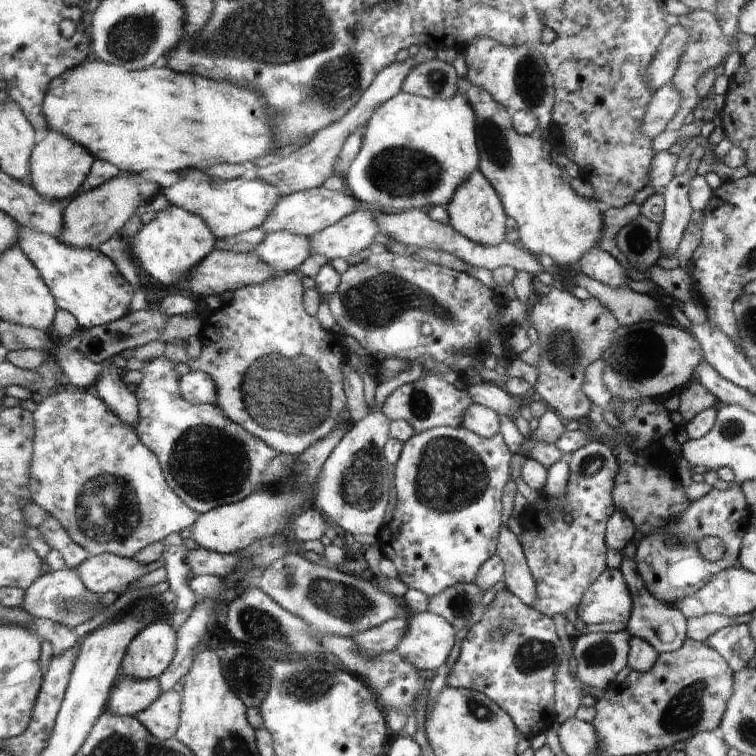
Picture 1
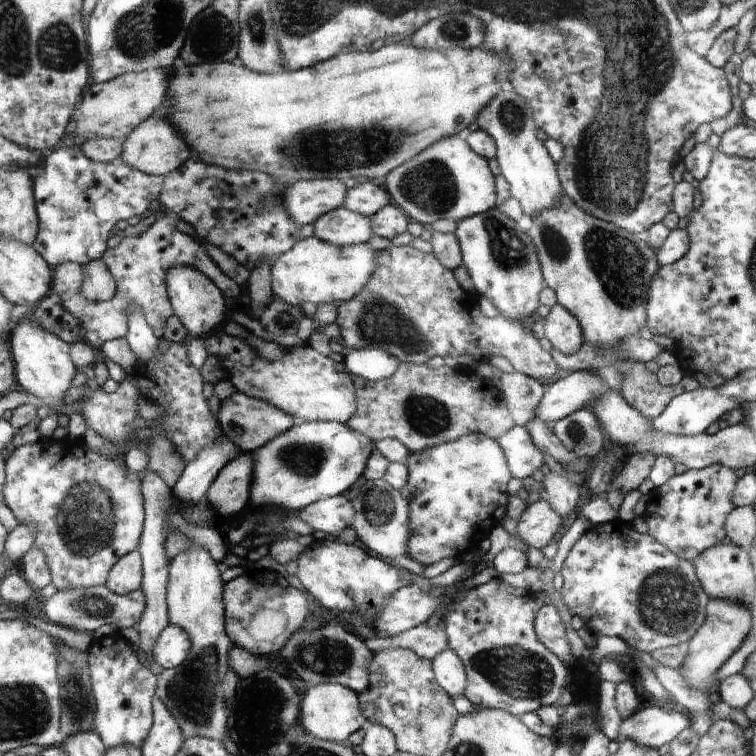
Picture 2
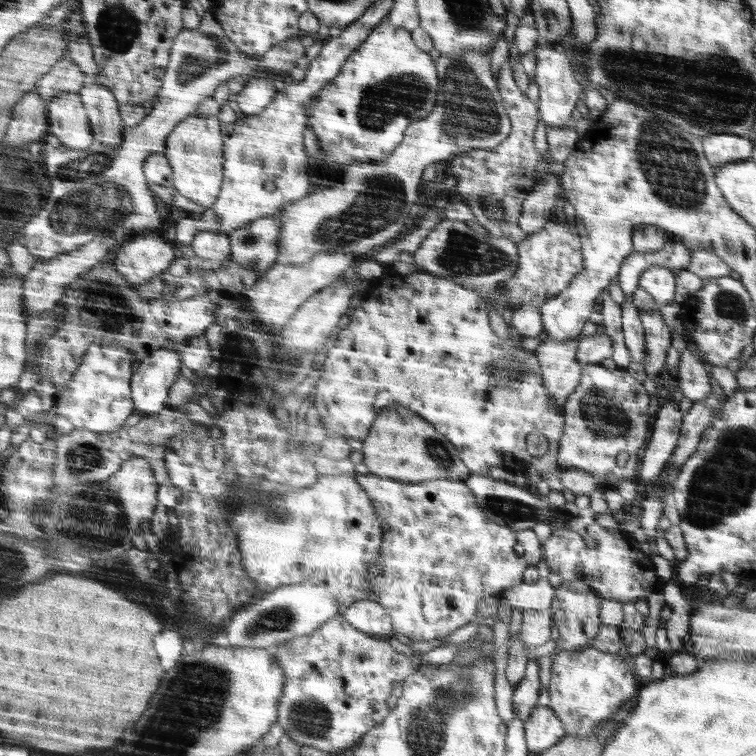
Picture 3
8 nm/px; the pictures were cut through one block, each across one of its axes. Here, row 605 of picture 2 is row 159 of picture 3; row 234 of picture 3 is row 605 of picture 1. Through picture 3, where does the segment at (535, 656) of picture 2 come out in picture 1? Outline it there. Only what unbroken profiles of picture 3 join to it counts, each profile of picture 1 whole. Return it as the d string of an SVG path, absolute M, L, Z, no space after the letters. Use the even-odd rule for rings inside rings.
M507 589L496 592L492 604L484 612L481 612L480 622L468 630L466 638L462 640L460 656L447 677L450 687L470 689L479 691L490 698L511 716L515 726L524 734L524 739L529 743L540 732L554 722L554 676L558 676L559 668L563 664L562 642L556 634L556 626L552 617L541 614L534 608L528 607L526 603L520 602L514 594ZM492 626L510 626L506 628L506 634L502 638L494 640Z

